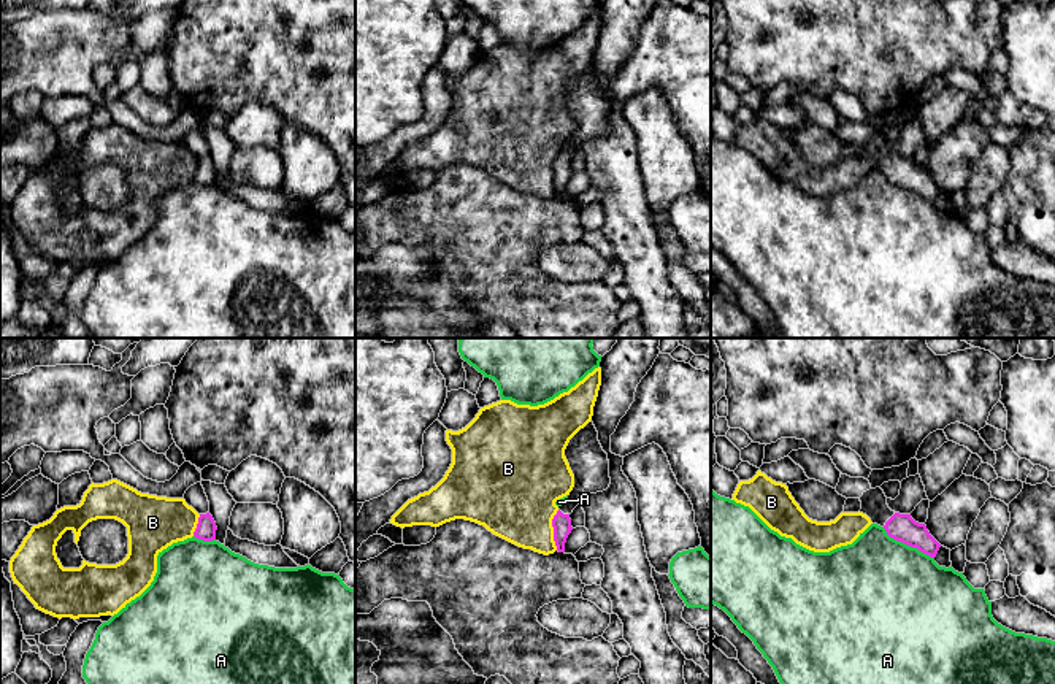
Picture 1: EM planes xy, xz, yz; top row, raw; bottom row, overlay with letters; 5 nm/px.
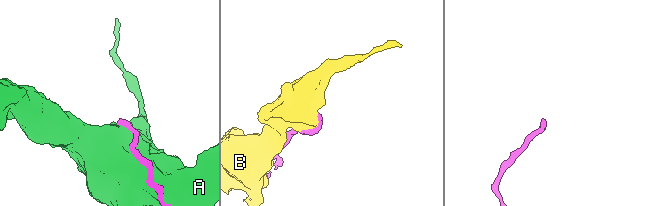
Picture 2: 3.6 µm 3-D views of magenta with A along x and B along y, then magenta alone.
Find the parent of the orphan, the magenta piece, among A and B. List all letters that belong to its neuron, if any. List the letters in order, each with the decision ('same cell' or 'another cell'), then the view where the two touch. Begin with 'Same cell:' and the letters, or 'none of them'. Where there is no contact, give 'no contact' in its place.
Same cell: none of them
A: another cell; contact in yz
B: another cell; contact in xz

